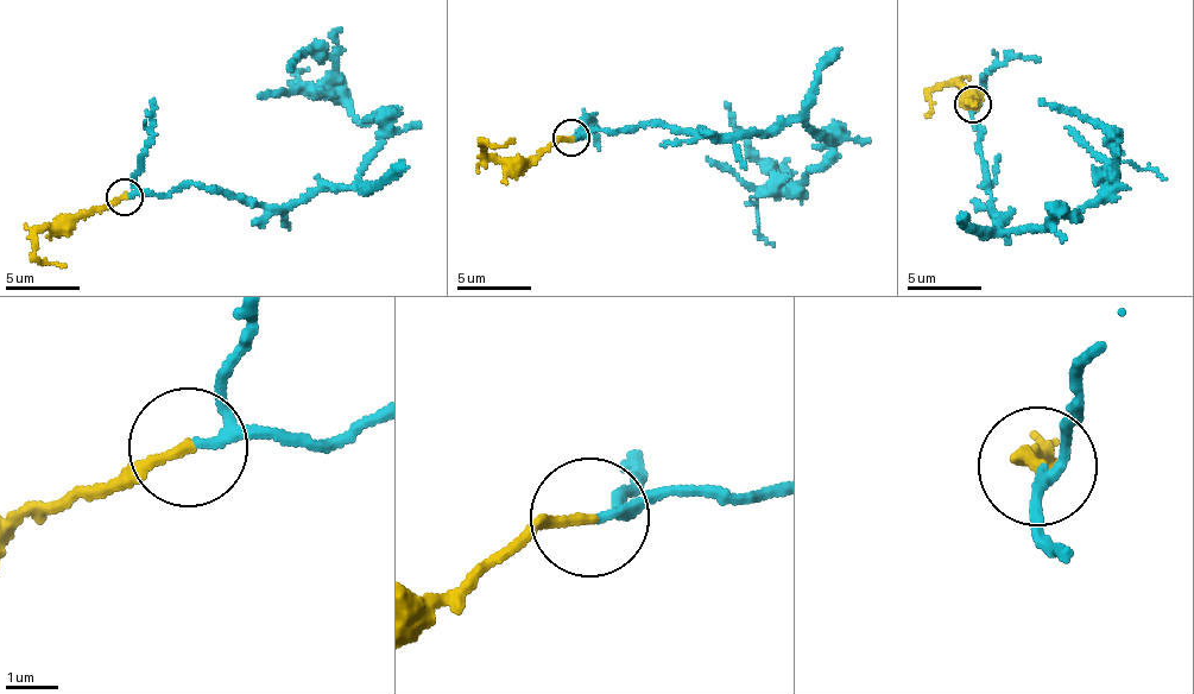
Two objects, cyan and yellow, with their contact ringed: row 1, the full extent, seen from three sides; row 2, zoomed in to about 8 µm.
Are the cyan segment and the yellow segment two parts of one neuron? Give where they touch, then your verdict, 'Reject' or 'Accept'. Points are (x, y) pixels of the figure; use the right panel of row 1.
Place: (973, 105). Accept

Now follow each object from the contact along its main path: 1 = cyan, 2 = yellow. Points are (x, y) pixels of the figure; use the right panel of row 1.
1: (972, 106), (1000, 232), (1044, 226), (1063, 210), (1080, 214), (1114, 183), (1103, 128), (1040, 100)
2: (972, 106), (972, 98), (960, 86), (933, 90), (926, 117)

